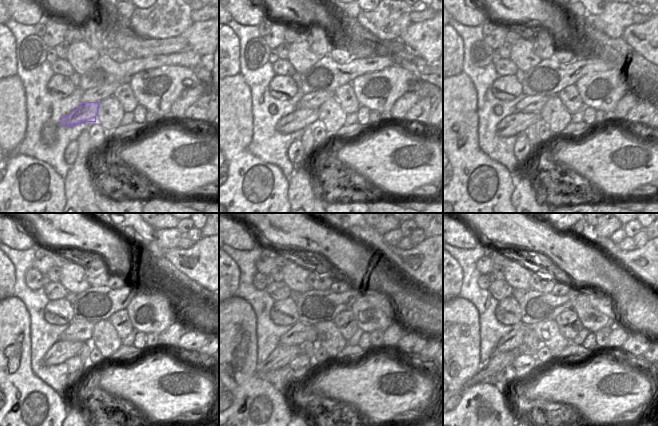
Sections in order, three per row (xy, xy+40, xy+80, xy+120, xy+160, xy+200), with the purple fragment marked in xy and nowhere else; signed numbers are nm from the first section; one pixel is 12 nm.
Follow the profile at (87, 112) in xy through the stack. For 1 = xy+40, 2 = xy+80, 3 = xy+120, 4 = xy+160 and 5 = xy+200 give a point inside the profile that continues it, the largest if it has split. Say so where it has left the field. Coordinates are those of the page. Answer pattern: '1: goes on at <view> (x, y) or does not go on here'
1: goes on at xy+40 (299, 119)
2: goes on at xy+80 (515, 124)
3: goes on at xy+120 (62, 350)
4: goes on at xy+160 (282, 355)
5: goes on at xy+200 (500, 360)

